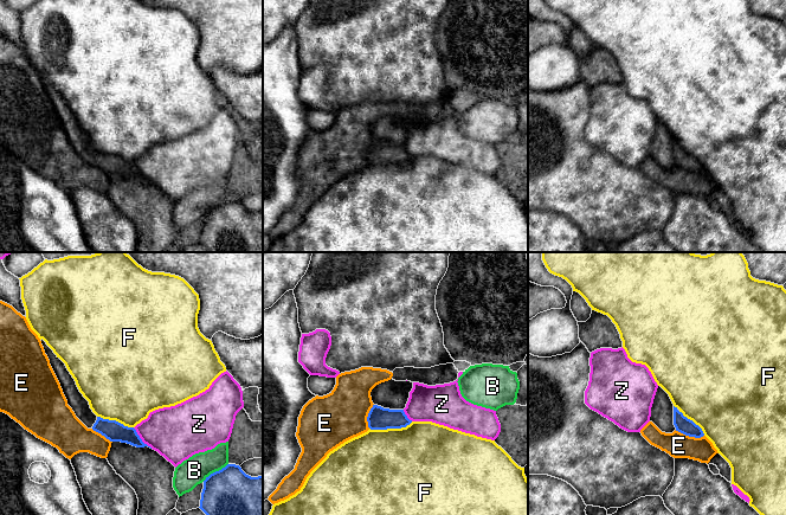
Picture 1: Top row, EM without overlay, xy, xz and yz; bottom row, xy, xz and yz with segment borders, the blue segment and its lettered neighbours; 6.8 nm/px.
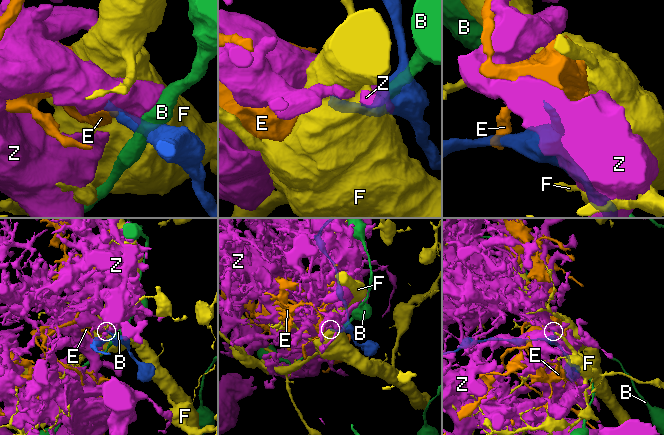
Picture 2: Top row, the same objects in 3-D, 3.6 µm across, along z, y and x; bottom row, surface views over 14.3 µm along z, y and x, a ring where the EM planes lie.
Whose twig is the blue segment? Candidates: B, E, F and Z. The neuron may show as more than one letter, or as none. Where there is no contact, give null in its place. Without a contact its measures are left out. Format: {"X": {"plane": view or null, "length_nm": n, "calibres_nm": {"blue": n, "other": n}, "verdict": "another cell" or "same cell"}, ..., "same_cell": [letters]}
{"B": {"plane": "xy", "length_nm": 220, "calibres_nm": {"blue": 420, "other": 190}, "verdict": "another cell"}, "E": {"plane": "yz", "length_nm": 200, "calibres_nm": {"blue": 110, "other": 170}, "verdict": "another cell"}, "F": {"plane": "xz", "length_nm": 300, "calibres_nm": {"blue": 160, "other": 500}, "verdict": "another cell"}, "Z": {"plane": "xy", "length_nm": 190, "calibres_nm": {"blue": 140, "other": 360}, "verdict": "another cell"}, "same_cell": []}

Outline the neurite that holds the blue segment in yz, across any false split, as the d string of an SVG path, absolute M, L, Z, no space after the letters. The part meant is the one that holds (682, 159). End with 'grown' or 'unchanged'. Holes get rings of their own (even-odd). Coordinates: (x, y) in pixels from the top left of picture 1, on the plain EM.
M674 141L674 160L676 166L695 173L701 173L704 170L702 163L696 160L692 155L683 150L682 147Z | unchanged

